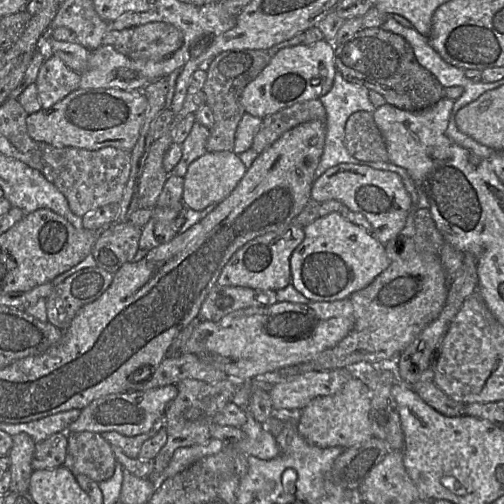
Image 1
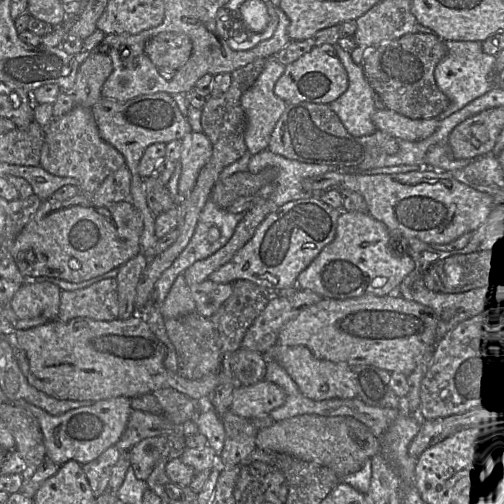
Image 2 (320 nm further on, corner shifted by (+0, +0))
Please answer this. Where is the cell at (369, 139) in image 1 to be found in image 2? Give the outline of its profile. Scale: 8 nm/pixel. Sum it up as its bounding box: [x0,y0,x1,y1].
[267,102,398,168]

